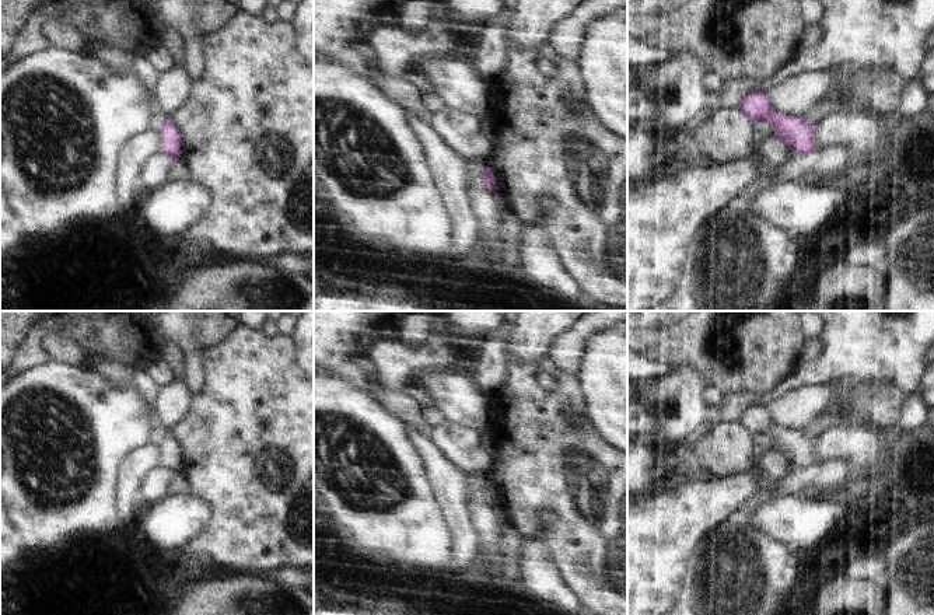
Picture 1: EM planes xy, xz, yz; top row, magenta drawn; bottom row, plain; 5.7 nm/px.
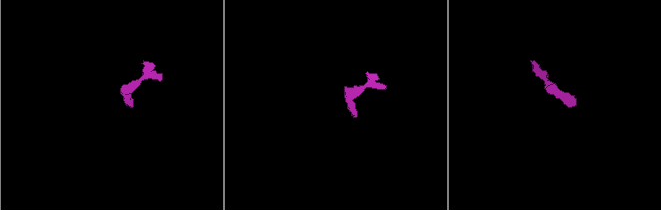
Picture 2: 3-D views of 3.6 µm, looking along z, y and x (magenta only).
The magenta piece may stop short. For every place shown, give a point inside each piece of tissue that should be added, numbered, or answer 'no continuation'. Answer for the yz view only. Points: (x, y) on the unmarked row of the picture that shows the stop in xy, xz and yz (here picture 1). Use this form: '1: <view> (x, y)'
no continuation.

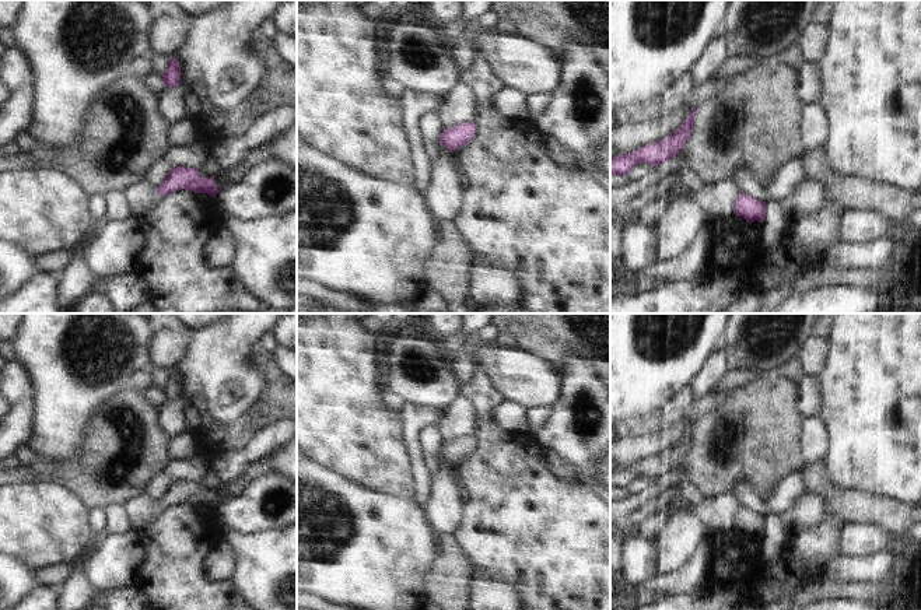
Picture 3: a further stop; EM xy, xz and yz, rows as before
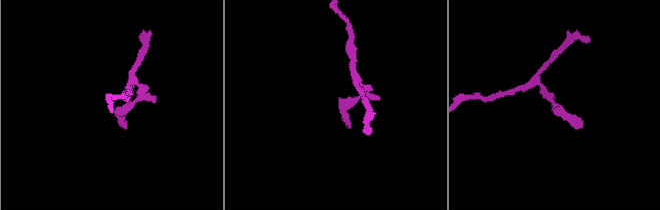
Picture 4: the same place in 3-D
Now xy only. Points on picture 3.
no continuation.

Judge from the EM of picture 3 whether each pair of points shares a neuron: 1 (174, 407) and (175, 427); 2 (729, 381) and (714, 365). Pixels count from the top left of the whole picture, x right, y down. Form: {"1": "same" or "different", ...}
{"1": "same", "2": "different"}

